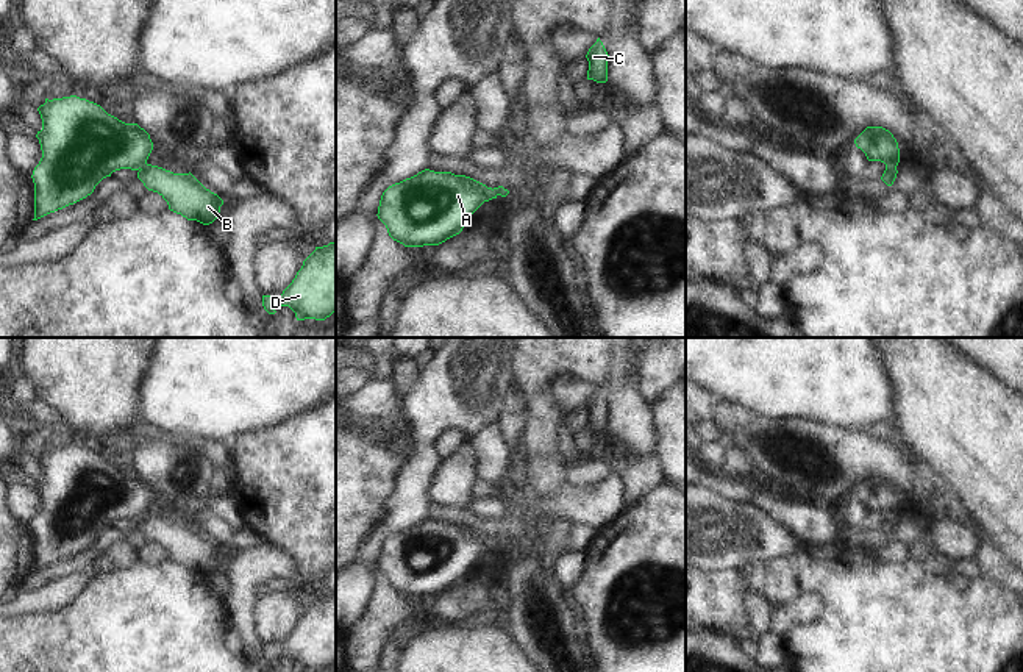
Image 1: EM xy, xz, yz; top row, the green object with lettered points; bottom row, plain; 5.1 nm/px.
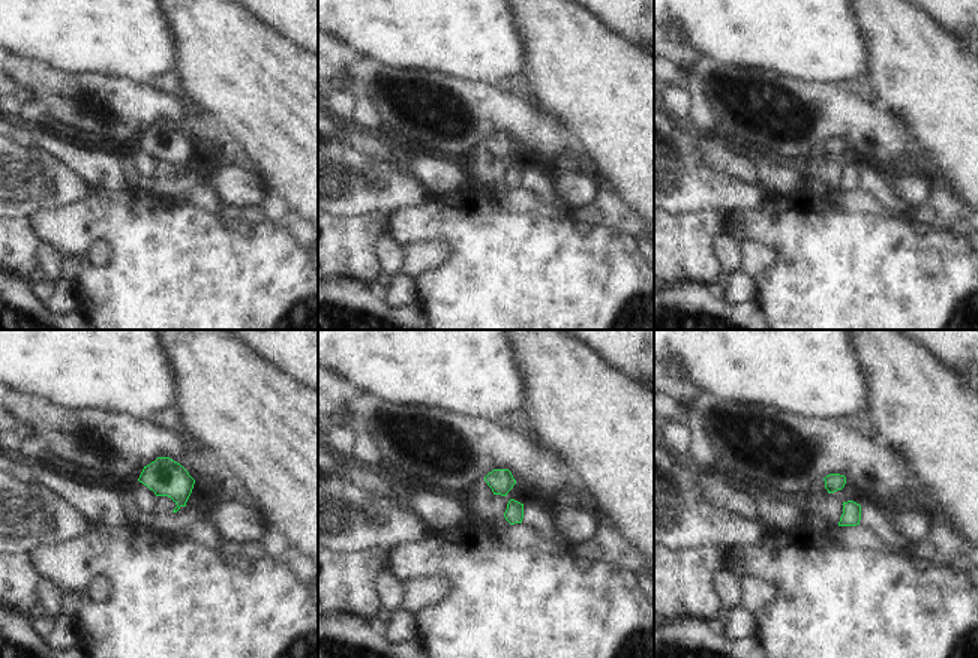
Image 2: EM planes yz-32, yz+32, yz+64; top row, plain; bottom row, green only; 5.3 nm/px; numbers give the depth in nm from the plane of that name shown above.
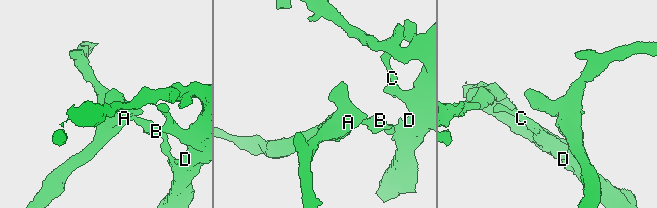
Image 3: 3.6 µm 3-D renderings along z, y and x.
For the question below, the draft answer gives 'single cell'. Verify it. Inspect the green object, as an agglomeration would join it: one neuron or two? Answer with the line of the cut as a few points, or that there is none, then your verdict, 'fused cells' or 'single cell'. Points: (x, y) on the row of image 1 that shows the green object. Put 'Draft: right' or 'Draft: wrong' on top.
Draft: wrong
cut in yz along (886, 164), (895, 169); fused cells

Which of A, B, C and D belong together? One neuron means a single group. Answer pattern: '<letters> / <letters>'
A / B C D

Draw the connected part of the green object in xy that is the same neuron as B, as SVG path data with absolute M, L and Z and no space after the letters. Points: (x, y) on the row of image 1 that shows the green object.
M147 164L137 172L137 178L148 191L158 192L167 202L170 211L187 220L209 225L217 219L223 205L223 200L206 189L191 172L173 173Z

